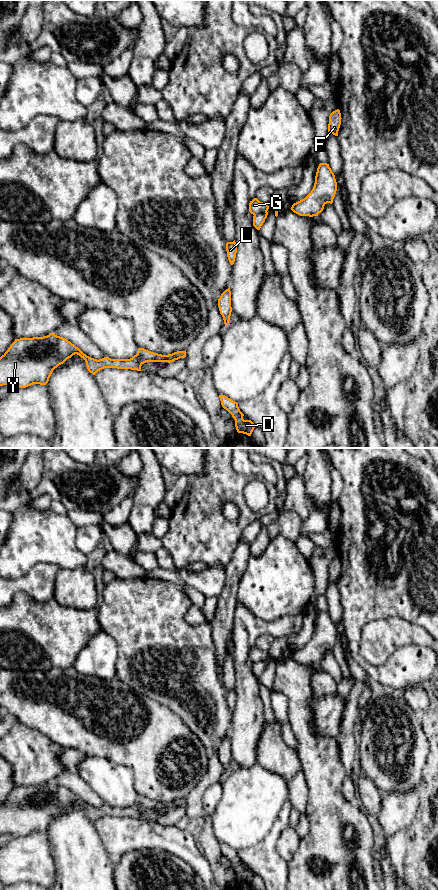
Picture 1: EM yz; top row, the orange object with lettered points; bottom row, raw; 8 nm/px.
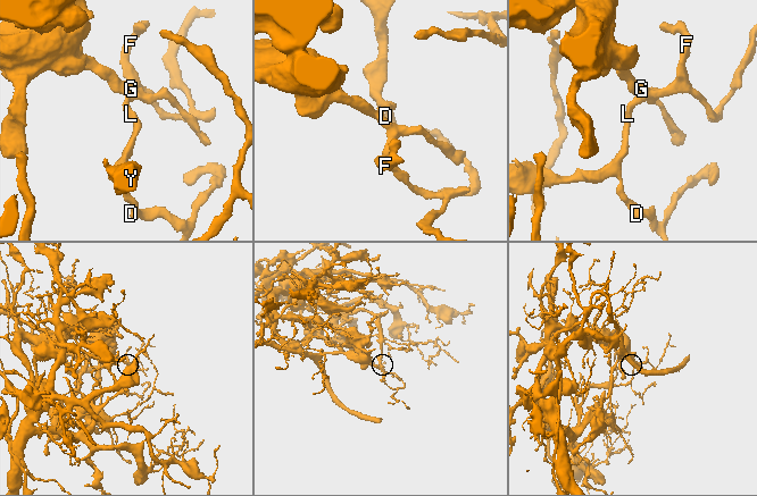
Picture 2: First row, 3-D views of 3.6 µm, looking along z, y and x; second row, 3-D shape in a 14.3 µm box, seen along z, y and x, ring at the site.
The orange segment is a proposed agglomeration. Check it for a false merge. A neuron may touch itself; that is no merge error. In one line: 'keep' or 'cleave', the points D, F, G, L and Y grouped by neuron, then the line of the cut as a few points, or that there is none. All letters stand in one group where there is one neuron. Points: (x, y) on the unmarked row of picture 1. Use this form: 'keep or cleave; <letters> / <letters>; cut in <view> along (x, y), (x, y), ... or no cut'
cleave; D F L Y / G; cut in yz along (266, 659), (254, 663)

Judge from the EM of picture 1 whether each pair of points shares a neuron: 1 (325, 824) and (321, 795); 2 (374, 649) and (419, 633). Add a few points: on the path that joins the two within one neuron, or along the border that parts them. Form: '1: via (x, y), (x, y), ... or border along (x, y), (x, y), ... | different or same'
1: via (325, 817), (325, 802) | same
2: via (385, 638), (390, 633), (408, 633) | same

